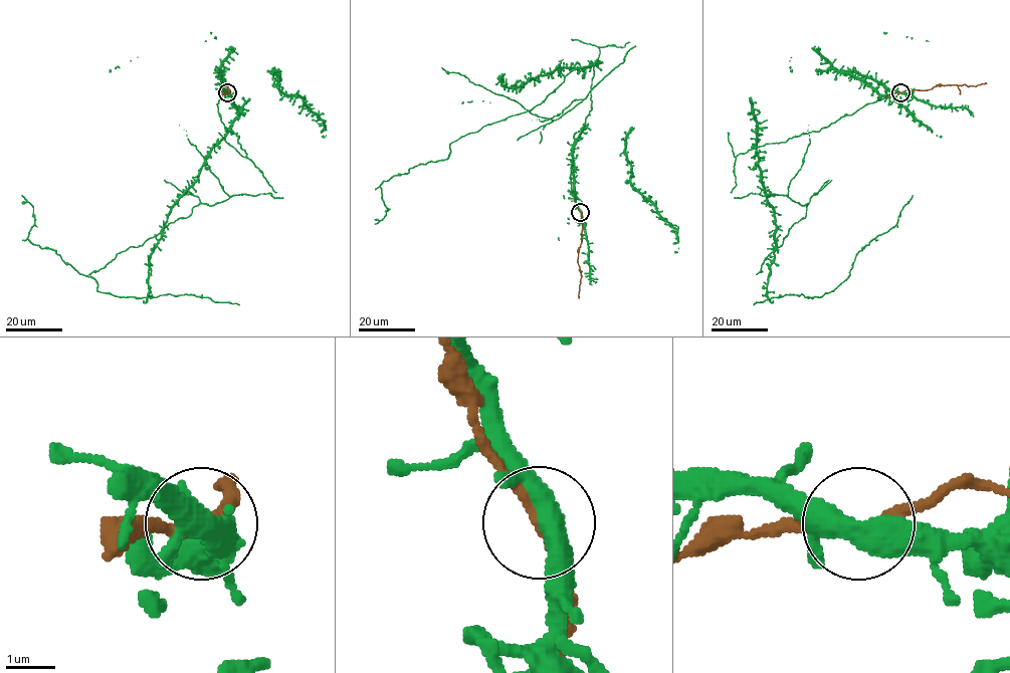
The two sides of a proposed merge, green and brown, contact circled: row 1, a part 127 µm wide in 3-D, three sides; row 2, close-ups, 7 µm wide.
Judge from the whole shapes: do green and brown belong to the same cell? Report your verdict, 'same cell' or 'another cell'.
same cell

